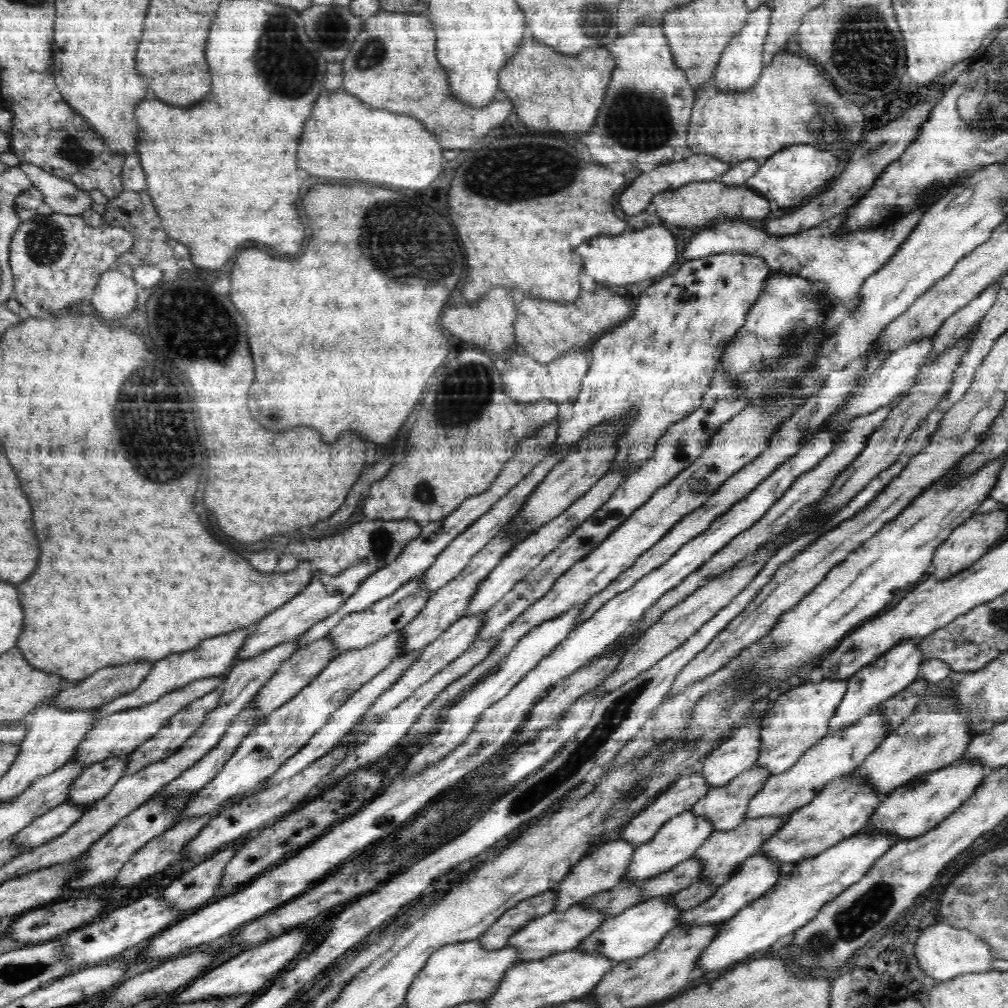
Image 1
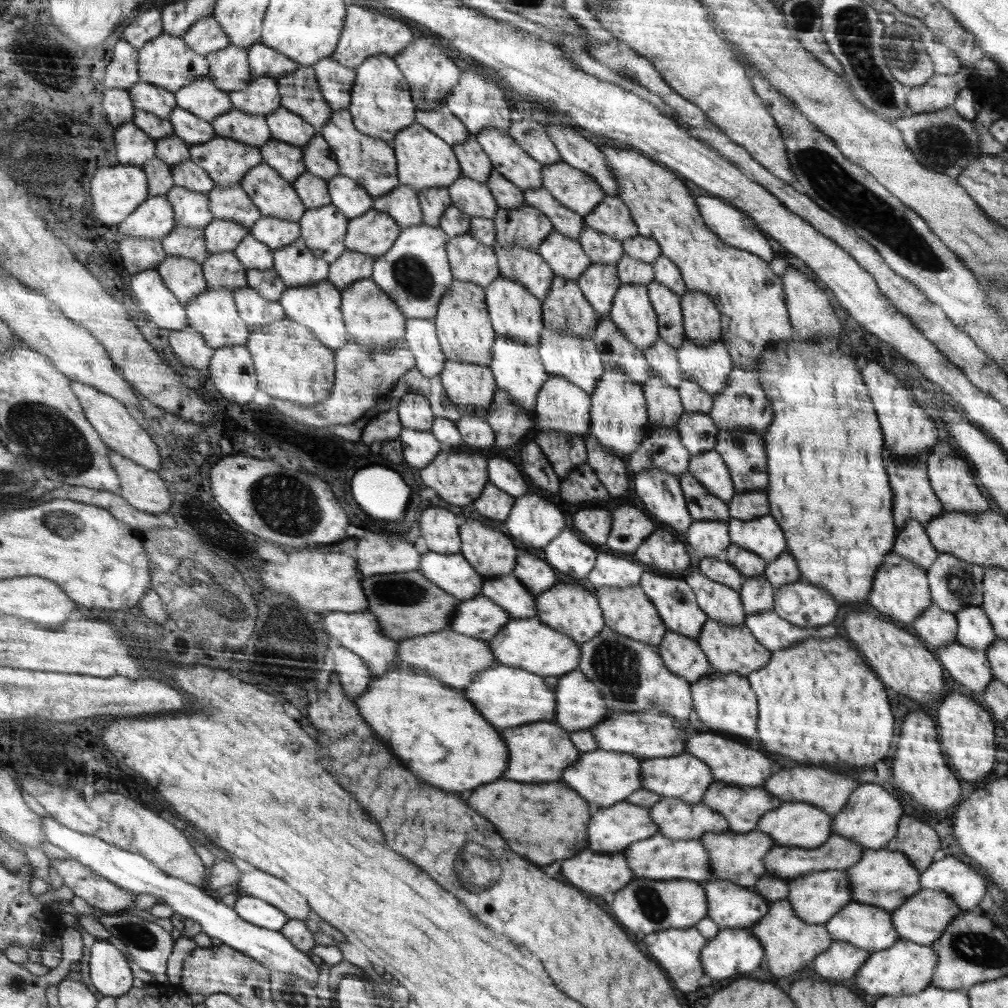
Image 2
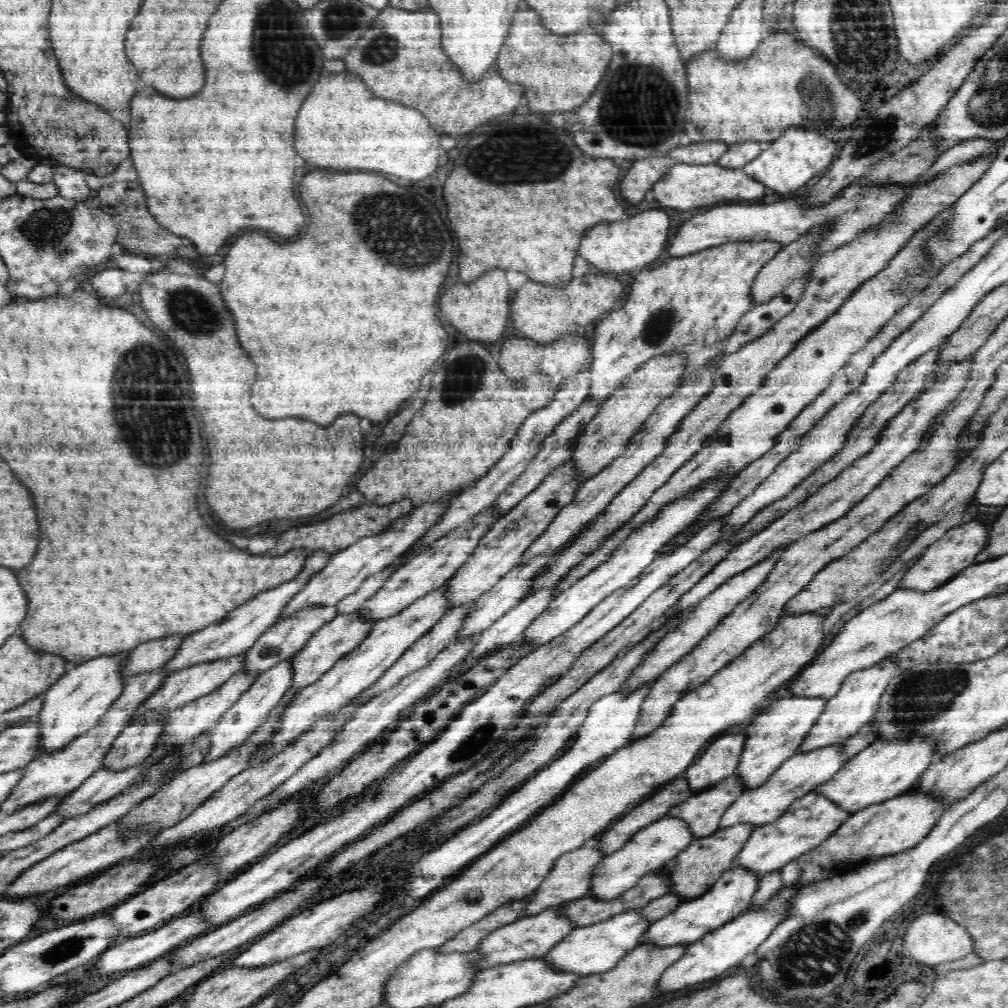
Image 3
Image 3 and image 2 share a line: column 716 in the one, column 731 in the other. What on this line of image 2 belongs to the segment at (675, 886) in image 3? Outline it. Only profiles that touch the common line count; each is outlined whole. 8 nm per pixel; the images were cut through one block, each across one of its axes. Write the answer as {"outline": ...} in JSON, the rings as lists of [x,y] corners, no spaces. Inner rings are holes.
{"outline":[[[730,830],[722,833],[706,833],[700,836],[712,860],[714,879],[726,879],[746,888],[753,888],[761,875],[766,872],[764,858],[776,846],[772,837],[754,830],[747,833],[735,833]]]}

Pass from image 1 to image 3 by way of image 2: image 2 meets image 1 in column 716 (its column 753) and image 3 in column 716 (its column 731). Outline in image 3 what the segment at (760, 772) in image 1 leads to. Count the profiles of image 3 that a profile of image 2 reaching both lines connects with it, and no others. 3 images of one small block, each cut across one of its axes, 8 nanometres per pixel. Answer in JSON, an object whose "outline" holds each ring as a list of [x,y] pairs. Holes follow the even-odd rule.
{"outline":[[[735,775],[722,779],[714,786],[694,793],[687,801],[682,804],[674,805],[667,812],[668,817],[683,820],[690,827],[690,832],[696,838],[704,838],[710,836],[720,830],[719,820],[722,818],[723,812],[748,788],[743,786]]]}

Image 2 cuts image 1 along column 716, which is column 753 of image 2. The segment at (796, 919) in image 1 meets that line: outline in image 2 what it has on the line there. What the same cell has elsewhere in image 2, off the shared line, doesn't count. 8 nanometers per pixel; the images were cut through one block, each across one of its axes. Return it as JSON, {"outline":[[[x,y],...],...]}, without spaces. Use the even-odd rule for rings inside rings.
{"outline":[[[751,927],[720,929],[701,952],[701,963],[712,982],[722,982],[758,968],[764,953]]]}

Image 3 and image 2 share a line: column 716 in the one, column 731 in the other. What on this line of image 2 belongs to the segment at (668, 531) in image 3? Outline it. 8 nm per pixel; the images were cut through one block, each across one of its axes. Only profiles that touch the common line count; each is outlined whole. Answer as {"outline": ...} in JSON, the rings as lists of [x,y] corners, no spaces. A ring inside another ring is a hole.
{"outline":[[[715,448],[692,455],[689,460],[689,473],[711,493],[721,497],[726,504],[736,495],[732,474],[725,459]]]}

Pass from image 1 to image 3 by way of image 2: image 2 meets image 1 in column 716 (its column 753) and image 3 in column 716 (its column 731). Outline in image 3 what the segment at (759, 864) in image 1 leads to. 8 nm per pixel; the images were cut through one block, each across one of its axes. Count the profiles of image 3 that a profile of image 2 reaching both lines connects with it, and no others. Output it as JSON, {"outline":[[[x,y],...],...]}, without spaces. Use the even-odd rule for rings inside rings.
{"outline":[[[733,866],[700,897],[680,903],[672,912],[653,921],[643,936],[639,938],[638,946],[652,946],[660,950],[700,940],[705,934],[746,912],[758,888],[758,882],[759,878],[756,878],[751,871],[744,870],[743,867]]]}

